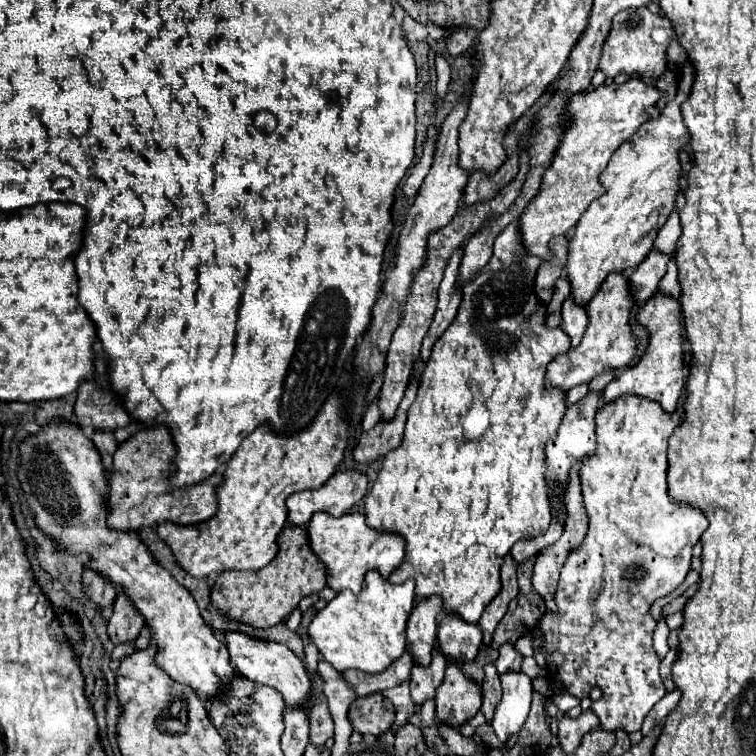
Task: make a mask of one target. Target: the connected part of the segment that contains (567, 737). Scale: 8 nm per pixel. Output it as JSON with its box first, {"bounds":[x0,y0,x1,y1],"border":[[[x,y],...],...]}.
{"bounds":[559,709,599,753],"border":[[[593,709],[583,711],[579,717],[571,719],[571,717],[563,717],[559,721],[559,741],[565,753],[573,753],[577,749],[577,745],[581,743],[583,735],[597,729],[599,727],[599,717],[593,713]]]}

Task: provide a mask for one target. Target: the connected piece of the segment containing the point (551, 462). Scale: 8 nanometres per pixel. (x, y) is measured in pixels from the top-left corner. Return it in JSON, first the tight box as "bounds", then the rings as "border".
{"bounds":[545,391,601,489],"border":[[[589,391],[581,401],[577,401],[575,405],[571,405],[567,409],[565,419],[561,421],[559,429],[557,429],[557,437],[551,439],[545,445],[545,453],[547,453],[547,483],[551,481],[559,481],[563,485],[563,489],[567,487],[567,477],[569,477],[569,469],[581,461],[587,453],[593,453],[595,449],[595,415],[597,415],[597,407],[599,407],[599,399],[601,395],[597,391]]]}

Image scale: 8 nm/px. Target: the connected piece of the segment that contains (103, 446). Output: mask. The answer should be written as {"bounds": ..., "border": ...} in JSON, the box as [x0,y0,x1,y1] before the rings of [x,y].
{"bounds":[91,431,117,471],"border":[[[93,431],[91,441],[95,443],[95,447],[99,449],[101,457],[103,457],[103,467],[105,471],[111,471],[113,467],[113,453],[117,449],[117,441],[113,437],[113,433],[101,433],[101,431]]]}

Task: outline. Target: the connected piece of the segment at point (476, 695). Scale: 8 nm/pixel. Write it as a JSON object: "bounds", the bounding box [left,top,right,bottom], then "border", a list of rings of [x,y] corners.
{"bounds":[435,661,481,729],"border":[[[449,661],[445,679],[435,695],[437,717],[459,729],[465,721],[469,721],[481,709],[481,687],[469,679],[459,665]]]}

